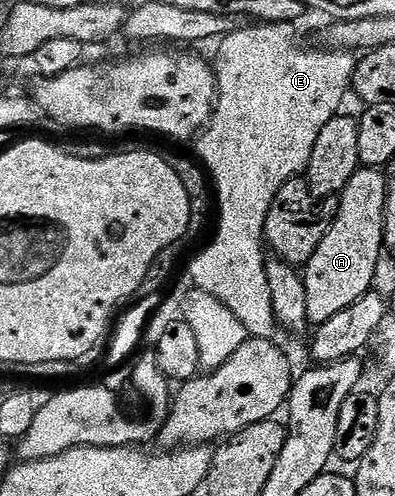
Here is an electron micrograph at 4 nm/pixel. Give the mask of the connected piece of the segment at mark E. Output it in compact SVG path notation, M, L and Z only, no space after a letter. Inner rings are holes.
M289 22L242 24L217 43L218 59L212 62L216 75L214 113L196 138L197 157L208 171L216 191L218 231L210 246L189 259L190 278L197 289L216 296L216 300L244 324L251 338L273 339L276 331L272 292L268 292L267 255L262 254L266 217L272 200L276 200L276 192L284 188L289 178L299 177L305 171L312 148L316 148L320 128L343 109L346 90L348 94L354 81L356 58L353 53L329 48L313 50L298 39L294 29Z

